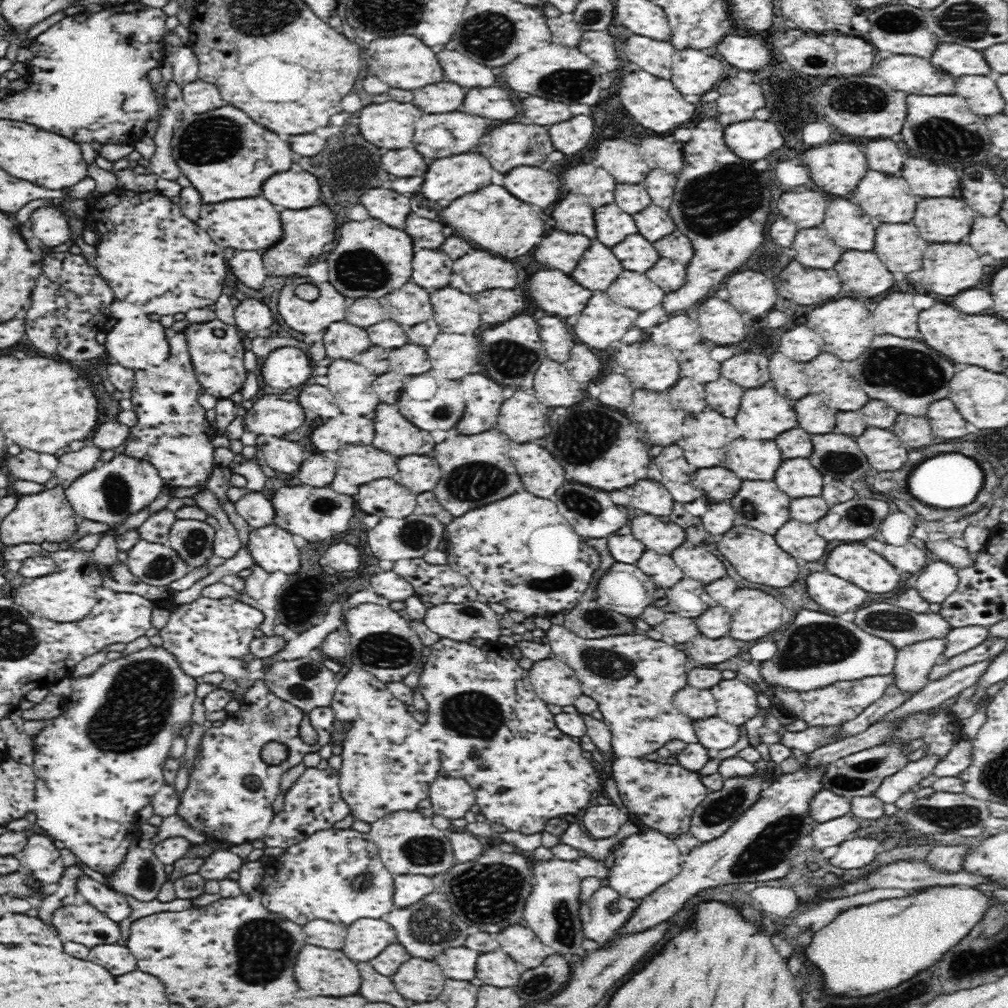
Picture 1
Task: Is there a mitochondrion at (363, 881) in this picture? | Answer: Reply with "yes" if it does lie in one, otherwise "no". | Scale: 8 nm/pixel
yes

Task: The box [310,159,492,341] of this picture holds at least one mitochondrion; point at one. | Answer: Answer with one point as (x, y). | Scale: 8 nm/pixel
(360, 270)

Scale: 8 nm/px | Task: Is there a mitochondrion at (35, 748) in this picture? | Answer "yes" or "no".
no

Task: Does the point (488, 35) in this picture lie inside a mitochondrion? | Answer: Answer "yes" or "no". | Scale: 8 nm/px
yes

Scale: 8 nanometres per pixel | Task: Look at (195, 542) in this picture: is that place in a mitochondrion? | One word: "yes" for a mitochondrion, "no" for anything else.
yes

